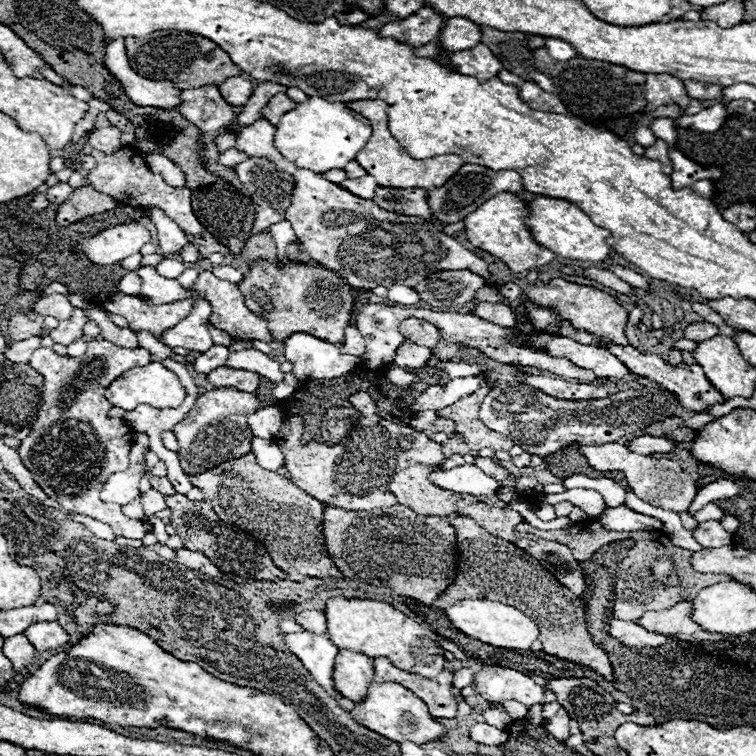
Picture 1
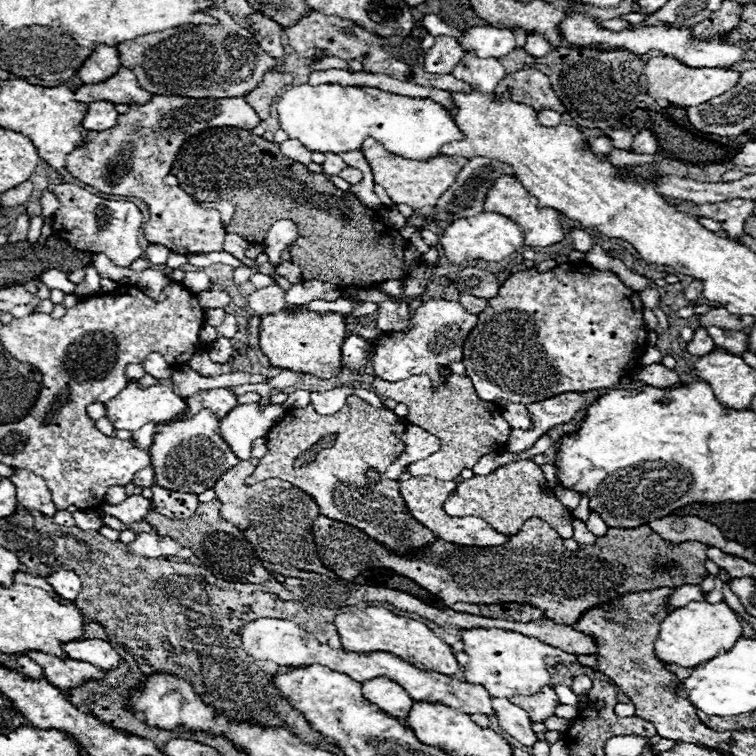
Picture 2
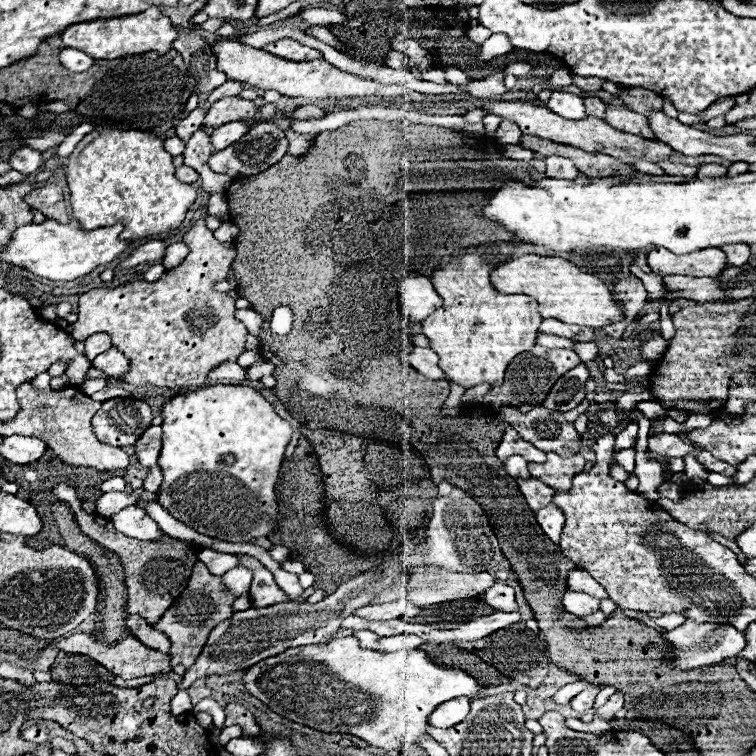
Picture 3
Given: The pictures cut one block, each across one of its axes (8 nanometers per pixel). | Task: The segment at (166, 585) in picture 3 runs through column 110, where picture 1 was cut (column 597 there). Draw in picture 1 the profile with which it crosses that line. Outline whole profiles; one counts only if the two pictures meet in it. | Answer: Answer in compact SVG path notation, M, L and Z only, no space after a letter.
M578 522L568 530L546 530L546 538L566 544L572 550L574 560L586 562L604 544L622 540L622 532L604 530L598 522Z

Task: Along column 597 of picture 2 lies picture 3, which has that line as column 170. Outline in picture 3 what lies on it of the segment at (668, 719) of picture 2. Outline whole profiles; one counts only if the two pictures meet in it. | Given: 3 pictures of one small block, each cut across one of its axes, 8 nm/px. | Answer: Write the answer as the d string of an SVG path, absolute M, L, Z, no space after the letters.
M198 560L194 564L190 582L184 588L184 592L174 600L172 608L168 608L164 612L164 616L154 624L154 628L166 632L166 636L172 642L172 650L170 650L170 662L172 662L172 666L176 666L176 664L182 662L188 668L188 666L194 664L194 660L200 656L200 652L202 652L202 648L204 648L210 632L214 630L214 626L218 626L220 622L228 620L234 614L234 610L232 610L234 600L236 600L236 596L232 596L224 588L222 578L210 574L208 568Z

